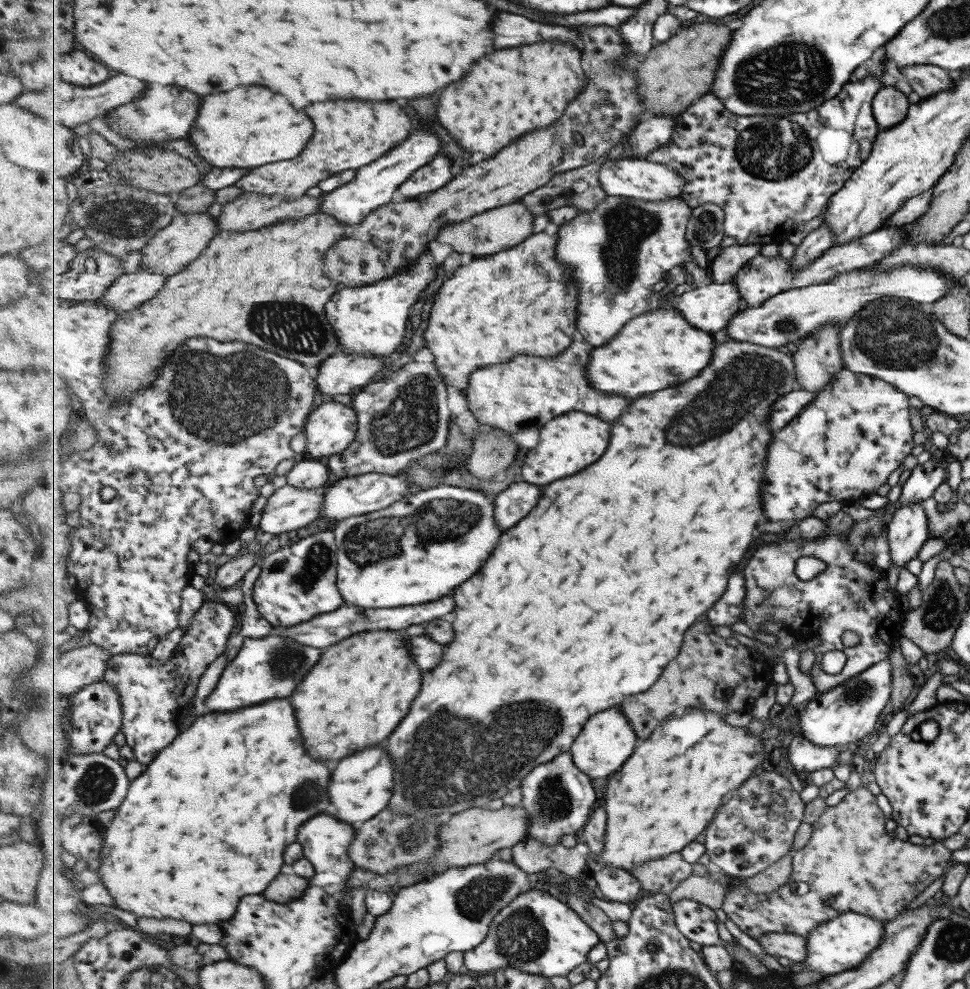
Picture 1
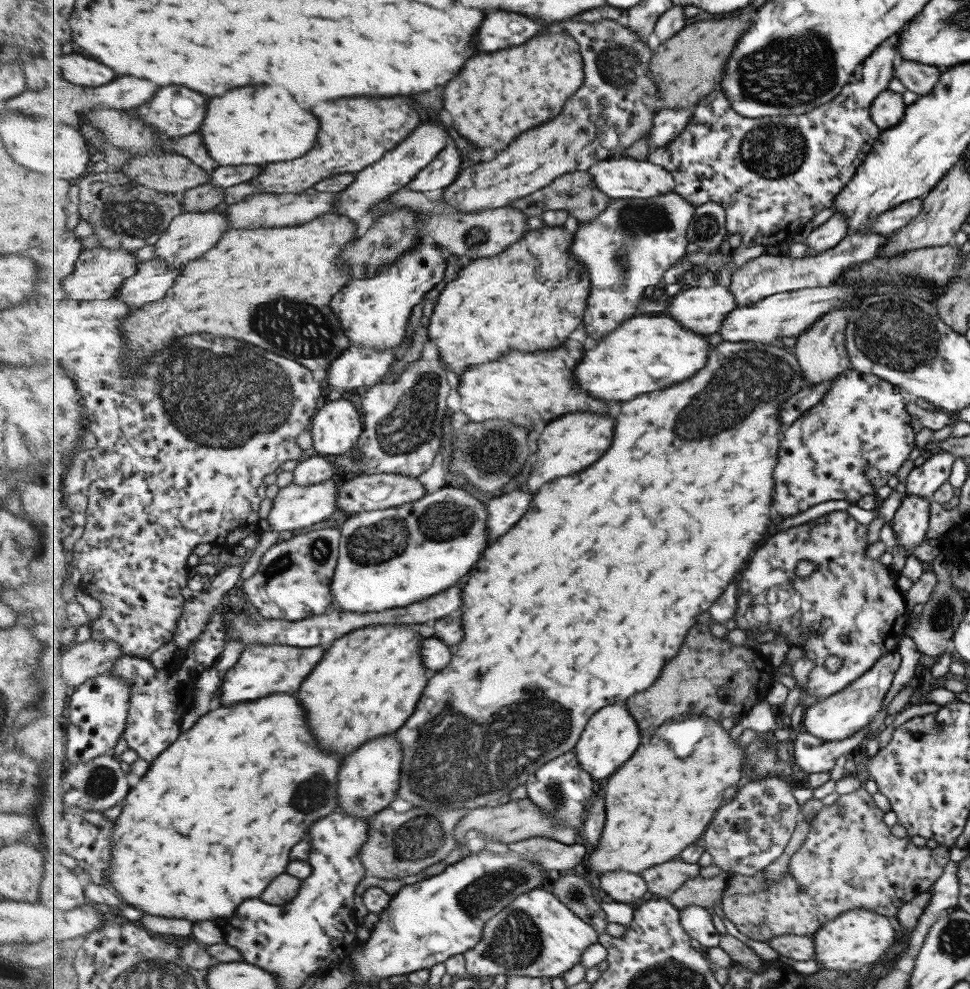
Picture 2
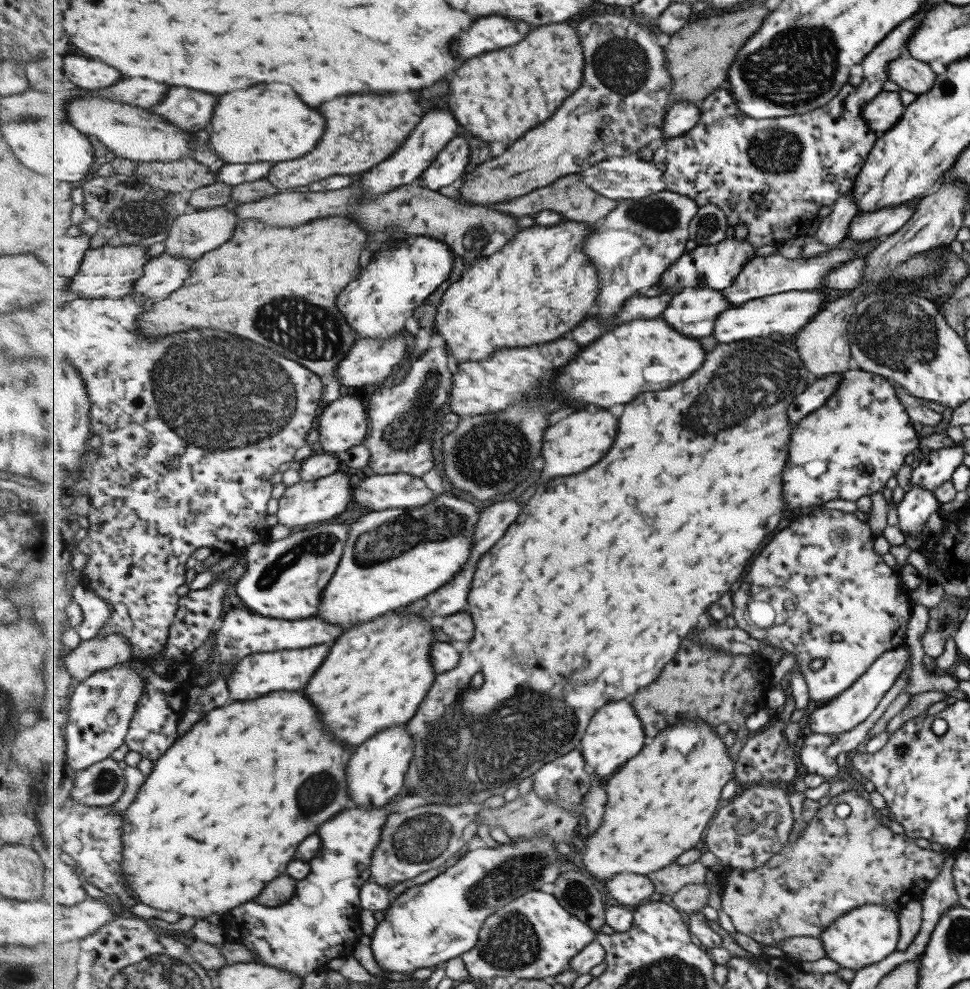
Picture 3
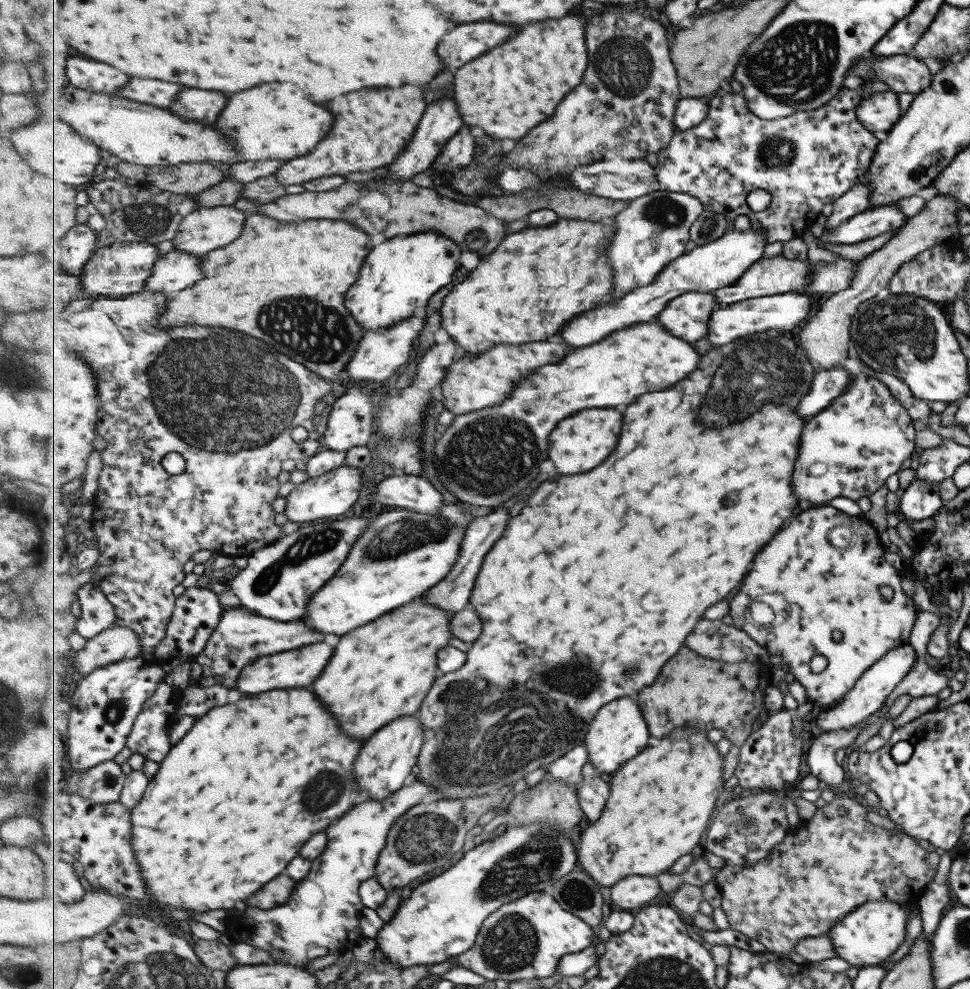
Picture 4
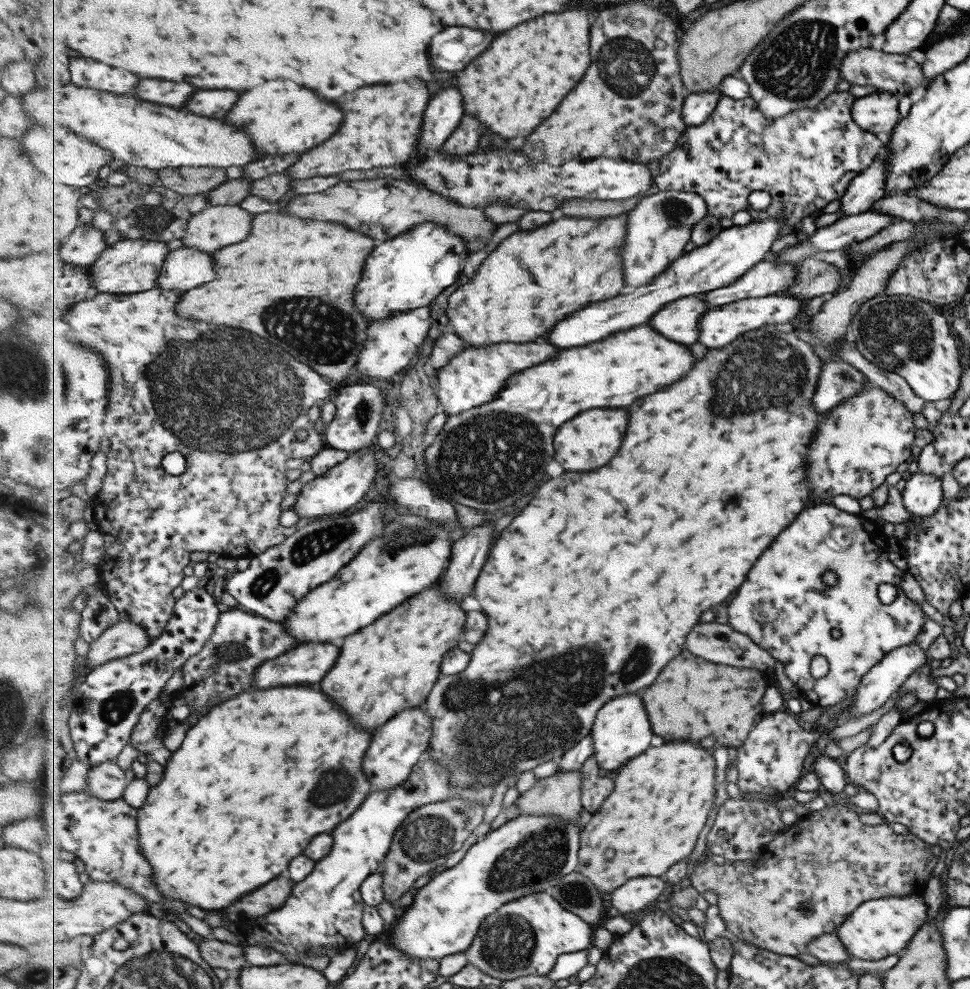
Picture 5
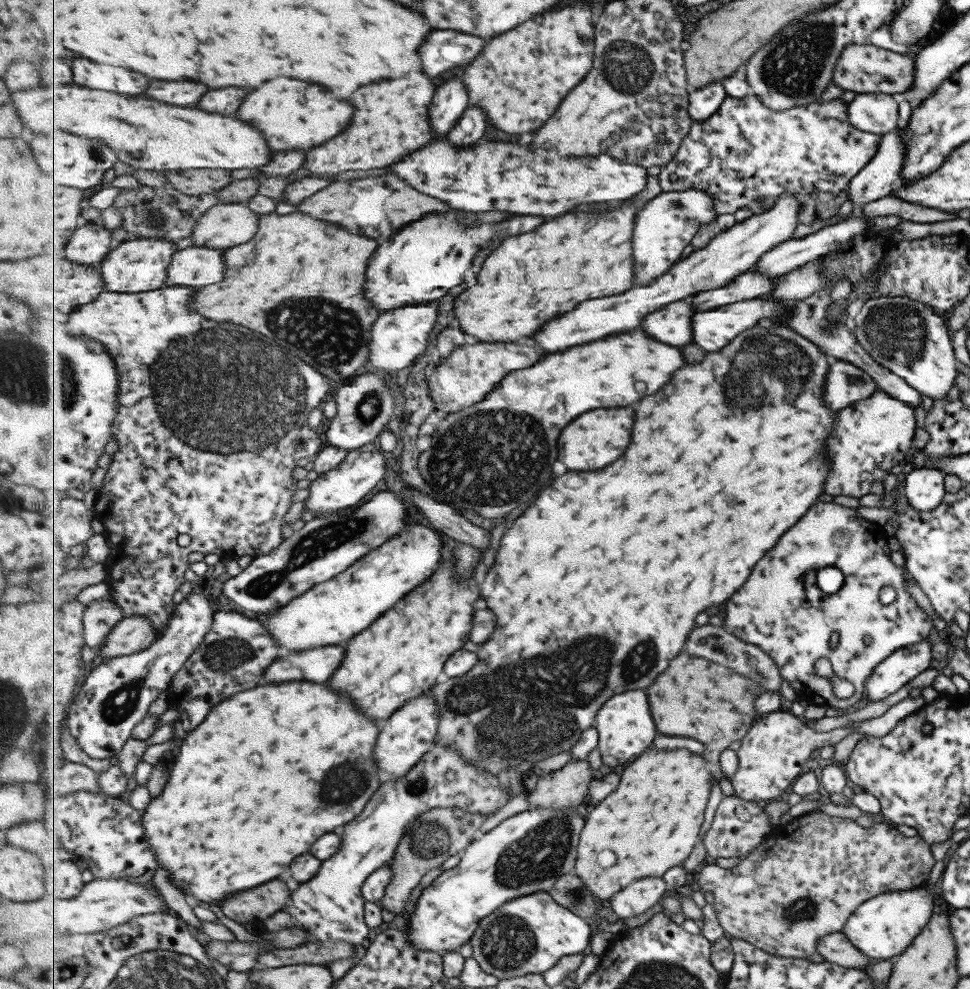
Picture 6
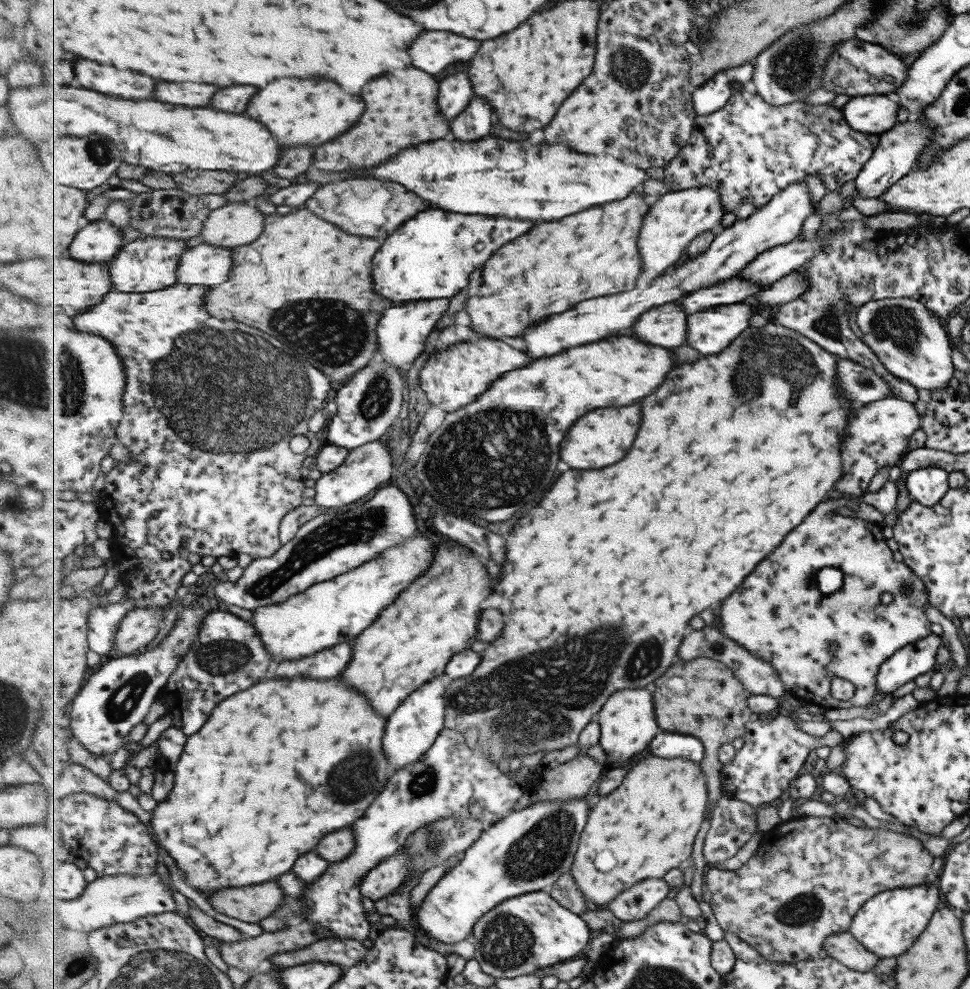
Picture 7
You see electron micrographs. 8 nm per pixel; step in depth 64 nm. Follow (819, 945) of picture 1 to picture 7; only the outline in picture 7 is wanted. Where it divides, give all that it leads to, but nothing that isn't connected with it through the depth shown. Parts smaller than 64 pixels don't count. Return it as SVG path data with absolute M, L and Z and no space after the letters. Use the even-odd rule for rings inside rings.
M933 857L931 880L918 886L901 886L876 894L855 914L848 932L880 958L904 954L912 943L926 930L932 915L943 905L942 894L935 883L944 864L944 857Z

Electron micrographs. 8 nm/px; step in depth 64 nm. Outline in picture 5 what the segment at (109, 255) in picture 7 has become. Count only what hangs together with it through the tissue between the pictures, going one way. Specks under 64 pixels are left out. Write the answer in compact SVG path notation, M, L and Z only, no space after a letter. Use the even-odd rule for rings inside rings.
M83 222L66 240L60 253L63 259L70 264L90 267L108 247L110 246L106 243L106 231L95 228L88 222Z

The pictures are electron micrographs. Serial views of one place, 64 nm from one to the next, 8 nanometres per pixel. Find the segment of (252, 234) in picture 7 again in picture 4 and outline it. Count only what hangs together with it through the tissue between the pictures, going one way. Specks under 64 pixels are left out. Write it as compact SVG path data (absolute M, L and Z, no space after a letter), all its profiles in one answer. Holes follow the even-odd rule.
M234 206L201 208L184 218L174 247L198 256L214 253L242 236L248 218L249 214Z

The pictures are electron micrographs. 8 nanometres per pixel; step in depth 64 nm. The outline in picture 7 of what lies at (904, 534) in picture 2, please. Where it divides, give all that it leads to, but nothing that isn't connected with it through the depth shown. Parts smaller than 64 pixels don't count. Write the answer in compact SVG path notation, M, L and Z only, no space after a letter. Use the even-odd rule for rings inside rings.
M940 466L913 470L905 479L909 497L922 506L934 506L949 489L948 477L949 472Z

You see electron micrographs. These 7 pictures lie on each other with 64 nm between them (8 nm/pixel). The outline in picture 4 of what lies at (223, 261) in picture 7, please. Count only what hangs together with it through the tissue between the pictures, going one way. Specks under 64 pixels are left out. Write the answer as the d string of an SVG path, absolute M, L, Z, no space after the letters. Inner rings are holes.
M174 249L159 258L154 268L154 276L148 280L145 290L173 296L196 286L204 278L206 270L203 270L203 256Z

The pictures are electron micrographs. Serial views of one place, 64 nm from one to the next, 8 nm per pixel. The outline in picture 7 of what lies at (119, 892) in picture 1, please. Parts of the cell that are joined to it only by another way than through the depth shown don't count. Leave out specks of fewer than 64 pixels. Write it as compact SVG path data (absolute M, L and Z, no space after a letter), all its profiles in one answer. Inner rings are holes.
M278 678L260 683L256 687L234 694L214 710L204 728L189 737L182 760L176 770L175 785L168 798L151 812L151 826L153 832L165 850L174 856L177 866L186 872L186 880L190 886L206 896L206 892L216 893L224 888L242 888L252 884L262 884L274 880L286 872L290 872L298 856L312 852L324 836L336 832L344 826L352 826L358 822L371 808L372 803L387 787L395 770L390 765L386 751L384 751L384 736L387 735L389 718L378 714L374 705L366 696L362 696L354 688L346 688L336 680L278 680Z

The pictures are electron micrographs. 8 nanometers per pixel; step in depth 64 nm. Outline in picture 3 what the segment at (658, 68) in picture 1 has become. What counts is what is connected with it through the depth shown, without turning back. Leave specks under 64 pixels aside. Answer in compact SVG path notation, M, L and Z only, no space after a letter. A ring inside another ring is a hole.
M759 3L732 13L722 13L722 15L710 16L700 19L691 25L684 27L680 32L677 32L671 37L671 41L664 47L667 54L667 65L673 76L673 85L675 90L675 99L672 104L678 102L700 102L705 101L711 94L714 94L718 89L728 86L731 76L732 65L735 64L738 53L747 44L748 40L754 36L761 26L764 24L765 18L771 14L770 8L766 4Z

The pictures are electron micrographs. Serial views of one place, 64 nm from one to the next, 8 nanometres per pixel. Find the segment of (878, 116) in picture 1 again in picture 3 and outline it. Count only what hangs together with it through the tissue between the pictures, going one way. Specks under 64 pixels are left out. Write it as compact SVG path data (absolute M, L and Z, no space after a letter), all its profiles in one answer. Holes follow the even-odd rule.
M882 91L863 110L864 118L872 130L886 132L901 120L905 106L897 91Z

